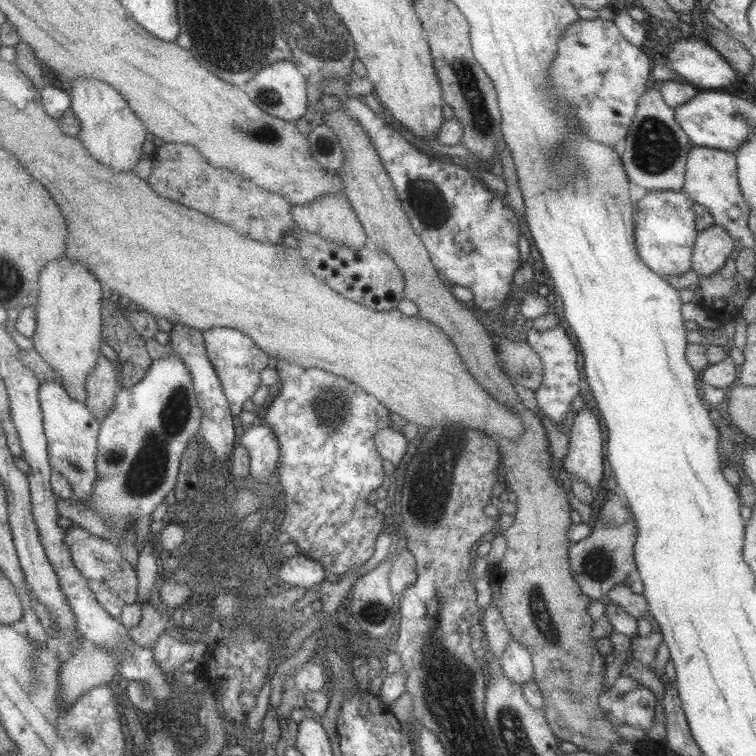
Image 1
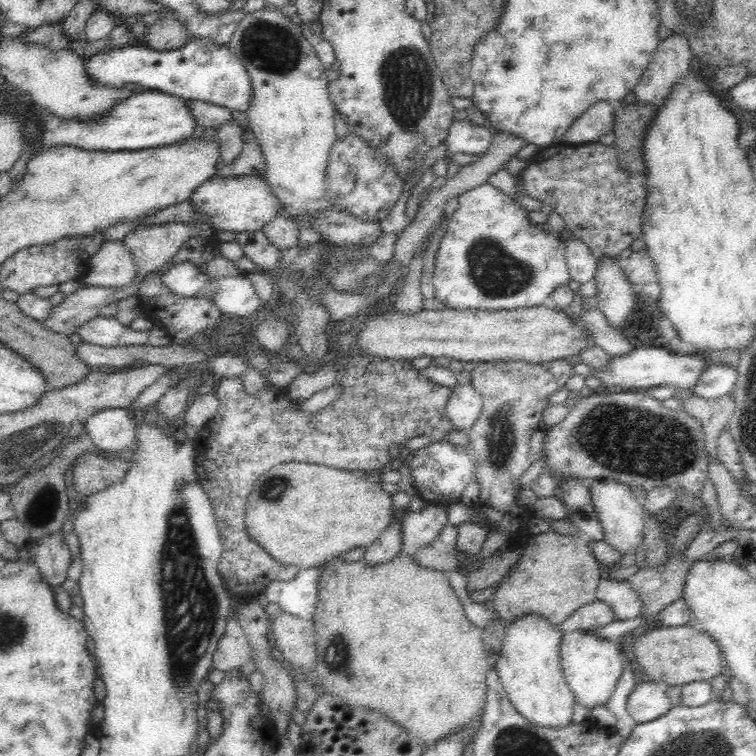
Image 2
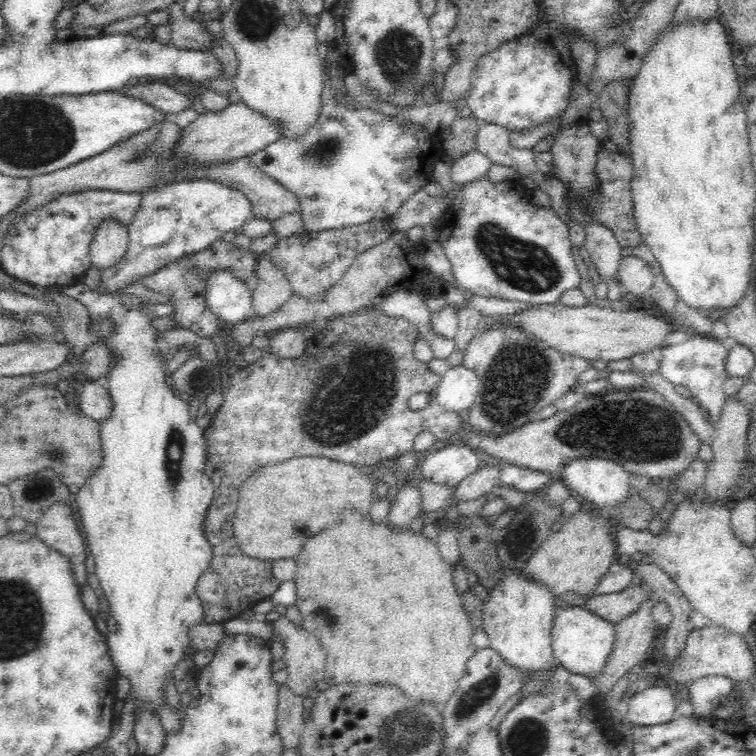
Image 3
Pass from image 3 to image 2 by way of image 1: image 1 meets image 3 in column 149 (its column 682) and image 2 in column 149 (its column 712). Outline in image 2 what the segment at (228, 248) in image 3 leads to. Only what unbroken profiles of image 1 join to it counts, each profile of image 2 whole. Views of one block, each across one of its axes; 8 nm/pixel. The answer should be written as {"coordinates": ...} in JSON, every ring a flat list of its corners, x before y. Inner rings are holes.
{"coordinates":[[166,266,165,268,160,270,154,270,154,272,150,272,150,274,146,274,146,276,144,276,144,280,139,284,140,288,138,288,138,292,137,292,137,298,139,299,139,304,142,308,142,313,145,314,145,316,148,316,148,318,155,324,156,328,162,328,165,330,165,332,167,332,168,337,170,338,171,342,180,342,180,341,185,341,186,339,189,339,190,337,193,337,194,335,197,335,198,333,202,333,205,331,206,328,210,328,210,326,215,326,216,322,218,322,218,320,220,320,220,318,222,318,222,312,221,310,212,302,212,299,208,299,208,298,187,298,187,297,183,297,180,296,179,294,174,294,174,292,172,292,164,283,163,283,163,279,161,277,161,275,163,275,163,272,165,271,165,269,167,269]]}

